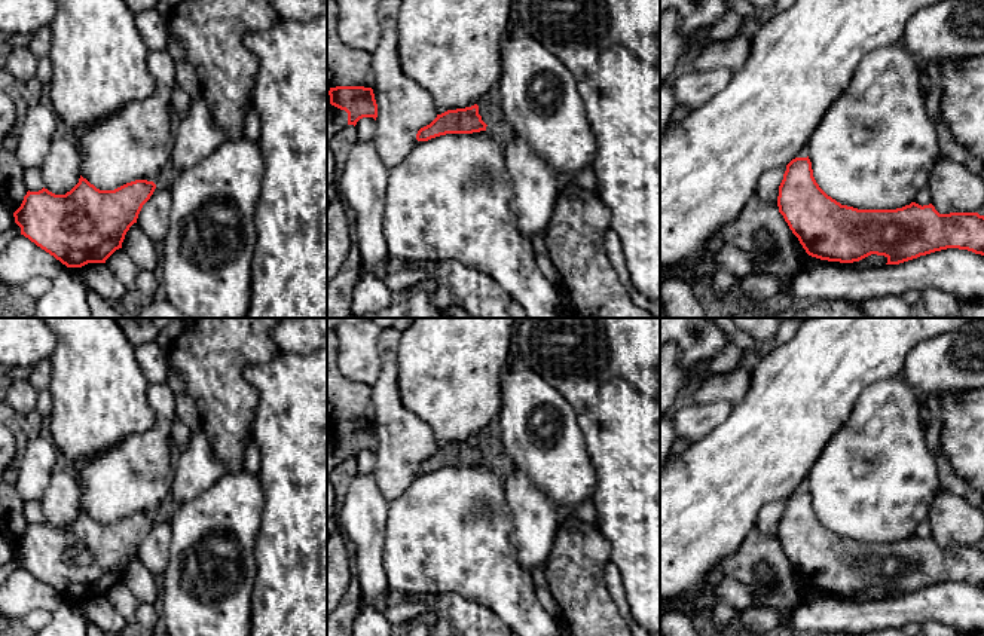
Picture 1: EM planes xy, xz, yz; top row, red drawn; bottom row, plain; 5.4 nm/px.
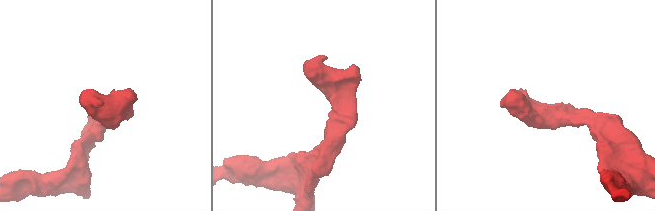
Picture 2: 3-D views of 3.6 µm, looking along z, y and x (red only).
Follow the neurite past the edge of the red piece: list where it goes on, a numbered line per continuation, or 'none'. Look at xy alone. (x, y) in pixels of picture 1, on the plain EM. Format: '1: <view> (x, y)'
none

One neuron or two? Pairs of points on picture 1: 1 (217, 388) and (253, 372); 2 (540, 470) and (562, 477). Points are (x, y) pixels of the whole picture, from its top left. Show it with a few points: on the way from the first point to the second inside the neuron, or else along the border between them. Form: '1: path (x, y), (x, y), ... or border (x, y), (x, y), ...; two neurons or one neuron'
1: border (274, 357), (244, 369), (259, 396), (256, 409); two neurons
2: path (546, 470), (556, 471); one neuron

